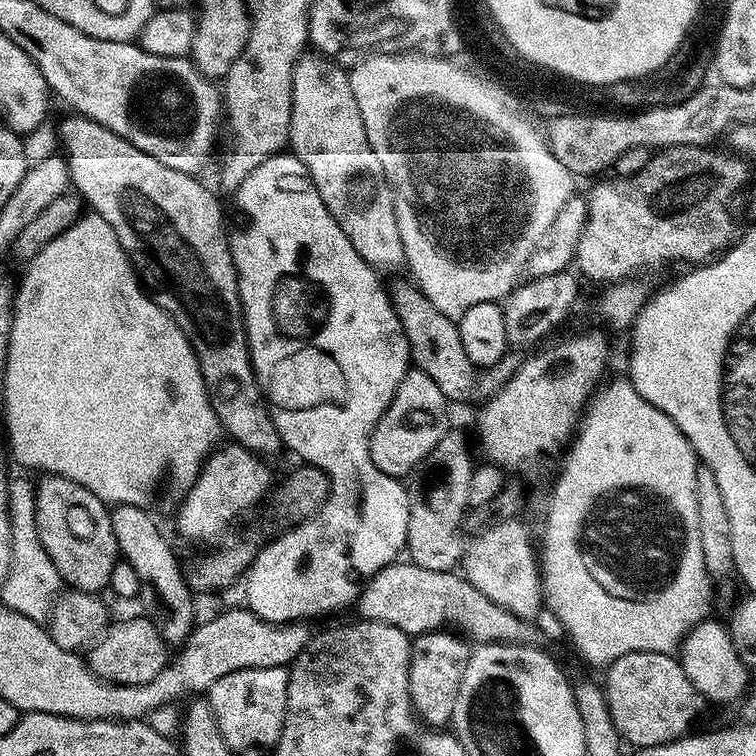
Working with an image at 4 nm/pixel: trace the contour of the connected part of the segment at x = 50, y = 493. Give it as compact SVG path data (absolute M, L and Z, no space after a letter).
M44 474L35 486L38 538L42 538L42 546L46 546L61 581L78 592L103 593L110 582L110 570L118 562L109 505L86 486L70 482L70 478Z

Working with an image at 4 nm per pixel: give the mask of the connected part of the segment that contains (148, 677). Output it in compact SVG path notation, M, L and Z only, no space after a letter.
M147 618L140 620L120 620L109 623L104 635L87 649L88 669L99 680L107 680L109 684L129 684L138 686L142 682L150 682L162 674L162 670L170 663L170 648L158 634L158 630Z

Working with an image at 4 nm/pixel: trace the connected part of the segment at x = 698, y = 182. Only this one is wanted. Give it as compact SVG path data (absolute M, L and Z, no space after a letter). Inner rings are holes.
M694 144L665 148L657 151L649 159L648 165L638 170L638 174L611 178L612 180L594 185L592 193L587 193L586 196L588 217L582 238L578 238L574 261L575 267L580 267L579 275L584 275L588 280L604 280L603 282L627 280L640 274L643 268L656 268L671 260L704 262L727 249L733 239L732 207L749 187L750 164L745 157L731 150L711 152L712 150L711 147Z

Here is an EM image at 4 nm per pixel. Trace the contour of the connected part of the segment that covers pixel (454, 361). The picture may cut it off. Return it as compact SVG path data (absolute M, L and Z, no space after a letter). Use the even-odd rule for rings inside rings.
M411 279L394 281L392 288L390 284L387 289L387 294L398 314L398 322L402 322L411 363L434 378L438 390L442 390L449 402L464 400L471 392L475 393L478 388L478 370L462 347L459 323L446 318L446 314L442 314L442 310L438 310L438 306L434 306L434 302L430 302L430 298L426 298L424 291L417 288Z

